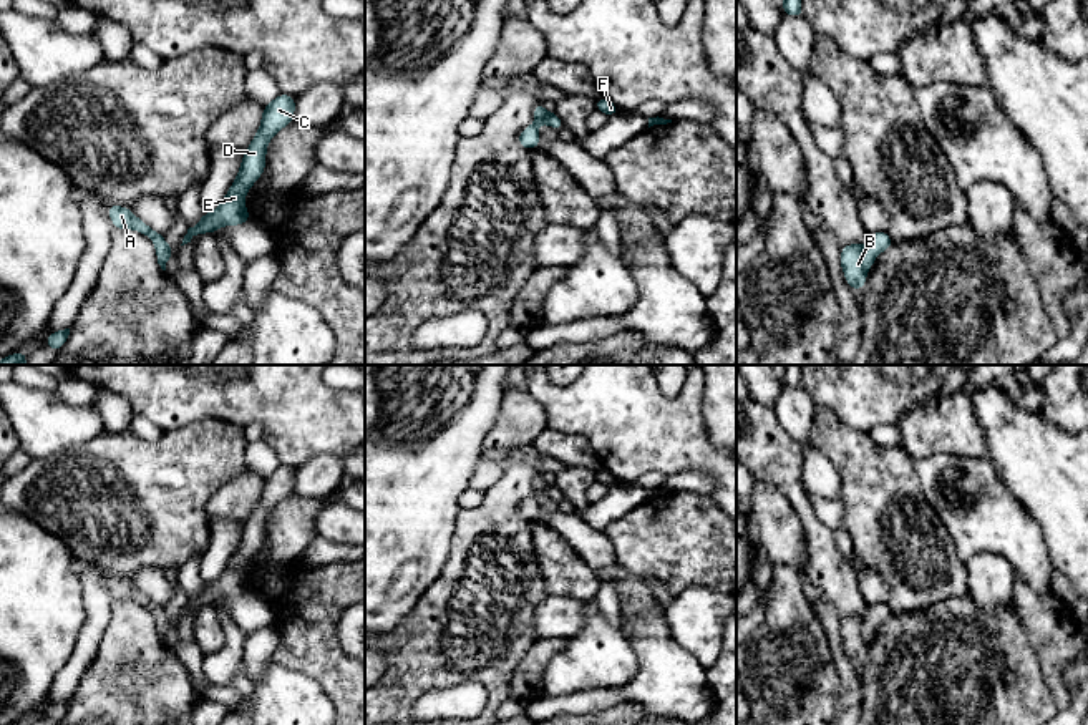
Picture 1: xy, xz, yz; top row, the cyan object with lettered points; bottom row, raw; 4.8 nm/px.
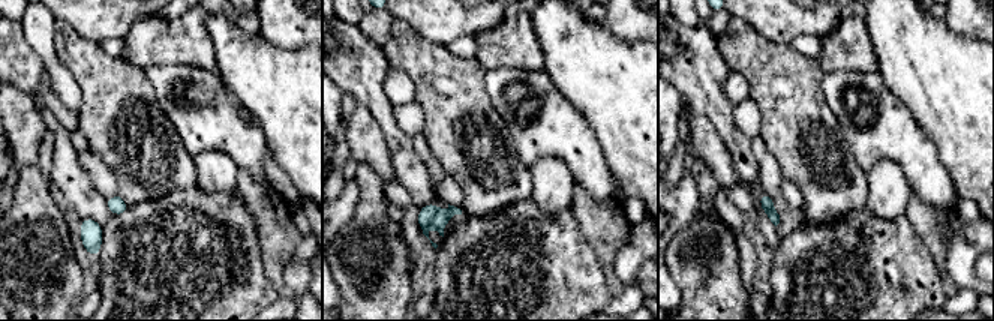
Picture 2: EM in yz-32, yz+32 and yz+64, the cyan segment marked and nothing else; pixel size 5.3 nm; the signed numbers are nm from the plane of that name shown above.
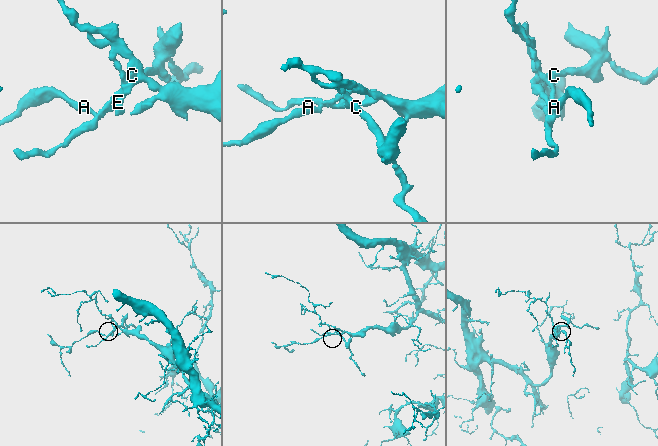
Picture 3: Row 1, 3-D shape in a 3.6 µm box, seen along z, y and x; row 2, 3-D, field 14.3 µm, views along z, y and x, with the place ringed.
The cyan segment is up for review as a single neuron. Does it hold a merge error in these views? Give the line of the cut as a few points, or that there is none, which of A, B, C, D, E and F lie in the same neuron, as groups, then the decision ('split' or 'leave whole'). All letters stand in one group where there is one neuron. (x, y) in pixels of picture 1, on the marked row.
no cut | A B C D E F | leave whole

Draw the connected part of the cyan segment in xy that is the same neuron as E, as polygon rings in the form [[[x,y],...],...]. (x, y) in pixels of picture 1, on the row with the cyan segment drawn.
[[[284,93],[264,106],[262,123],[242,156],[234,184],[214,212],[204,212],[202,219],[194,227],[187,229],[181,246],[191,242],[197,234],[214,234],[221,226],[239,226],[250,221],[250,214],[244,206],[244,197],[265,169],[265,151],[270,138],[294,121],[294,109],[295,98]]]

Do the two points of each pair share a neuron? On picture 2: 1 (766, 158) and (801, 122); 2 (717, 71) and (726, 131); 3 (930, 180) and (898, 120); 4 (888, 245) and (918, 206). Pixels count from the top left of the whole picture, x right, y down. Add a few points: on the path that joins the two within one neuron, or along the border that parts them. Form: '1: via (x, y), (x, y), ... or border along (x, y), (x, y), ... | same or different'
1: border along (760, 135), (784, 177) | different
2: via (715, 86), (715, 107), (721, 116) | same
3: via (922, 165), (916, 153), (898, 135) | same
4: border along (904, 213), (927, 248) | different

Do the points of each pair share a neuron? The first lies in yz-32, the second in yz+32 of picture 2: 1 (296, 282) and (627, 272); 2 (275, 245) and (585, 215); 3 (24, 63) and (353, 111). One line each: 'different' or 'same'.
1: different
2: same
3: different

